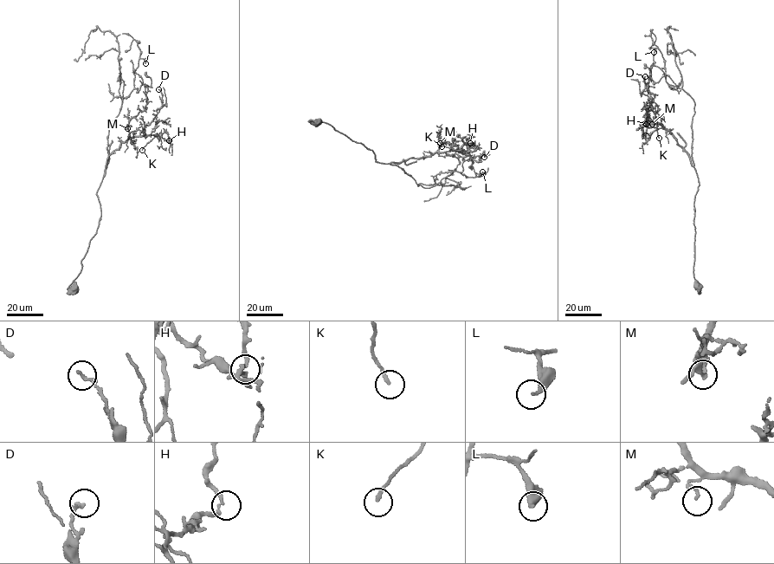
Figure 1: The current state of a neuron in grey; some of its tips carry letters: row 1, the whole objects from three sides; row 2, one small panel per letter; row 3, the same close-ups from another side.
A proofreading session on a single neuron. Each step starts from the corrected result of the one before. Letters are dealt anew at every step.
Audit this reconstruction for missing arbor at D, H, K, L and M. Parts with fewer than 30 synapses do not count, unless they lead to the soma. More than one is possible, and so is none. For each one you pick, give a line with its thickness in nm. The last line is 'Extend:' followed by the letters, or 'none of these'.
Extend: none of these

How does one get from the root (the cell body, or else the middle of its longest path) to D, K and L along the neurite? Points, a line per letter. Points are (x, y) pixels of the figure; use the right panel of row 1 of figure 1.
D: (699, 286), (693, 272), (698, 174), (688, 153), (661, 126), (654, 95), (645, 83), (645, 76)
K: (699, 286), (693, 272), (698, 174), (688, 153), (655, 120), (659, 138)
L: (699, 286), (693, 272), (699, 184), (692, 155), (694, 103), (666, 81), (663, 57), (658, 48), (654, 52)

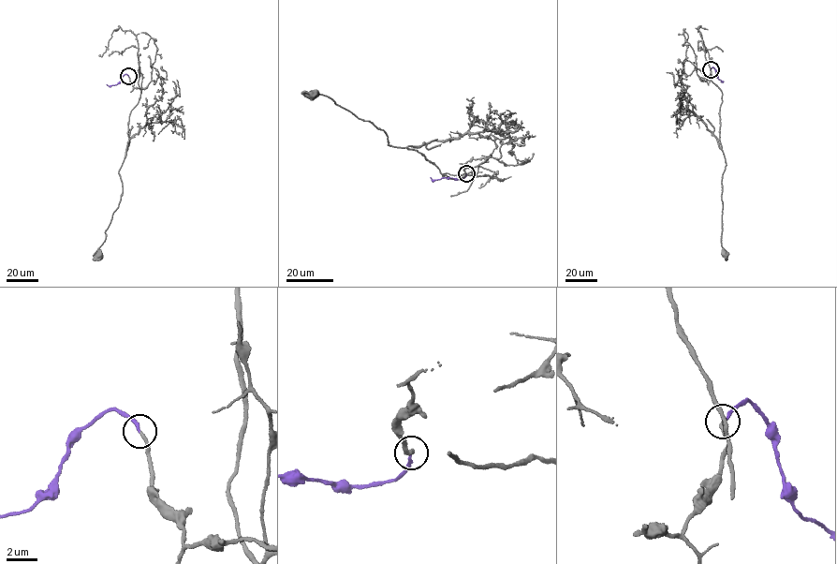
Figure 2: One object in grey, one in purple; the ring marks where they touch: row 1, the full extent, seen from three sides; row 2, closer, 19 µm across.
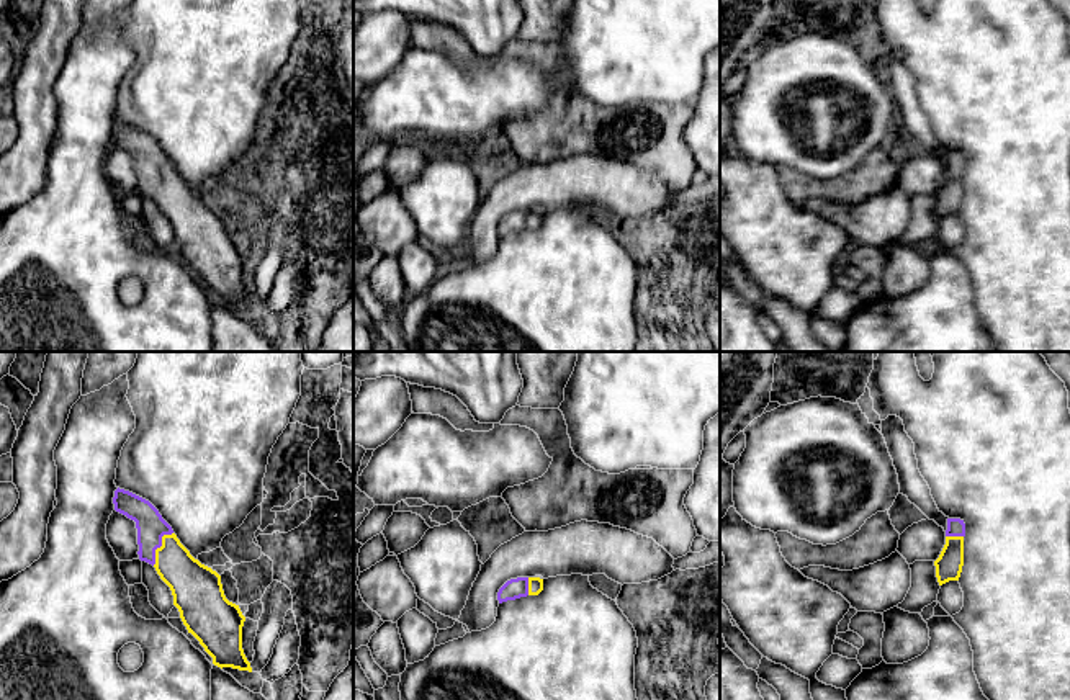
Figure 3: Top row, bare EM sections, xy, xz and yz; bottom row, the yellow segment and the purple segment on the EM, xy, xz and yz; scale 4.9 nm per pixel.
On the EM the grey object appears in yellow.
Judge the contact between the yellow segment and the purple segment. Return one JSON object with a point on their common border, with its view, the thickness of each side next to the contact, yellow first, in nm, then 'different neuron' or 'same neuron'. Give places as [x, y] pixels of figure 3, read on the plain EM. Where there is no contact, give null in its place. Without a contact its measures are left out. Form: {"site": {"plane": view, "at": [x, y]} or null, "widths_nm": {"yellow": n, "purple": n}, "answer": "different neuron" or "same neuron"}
{"site": {"plane": "xy", "at": [161, 180]}, "widths_nm": {"yellow": 220, "purple": 140}, "answer": "same neuron"}

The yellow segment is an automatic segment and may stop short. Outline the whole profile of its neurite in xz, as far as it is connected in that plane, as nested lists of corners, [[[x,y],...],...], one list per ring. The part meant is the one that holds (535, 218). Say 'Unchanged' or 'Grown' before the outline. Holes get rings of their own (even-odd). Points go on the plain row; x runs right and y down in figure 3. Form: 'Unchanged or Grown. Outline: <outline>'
Grown. Outline: [[[517,211],[507,214],[497,226],[499,237],[515,234],[527,229],[538,229],[543,224],[540,211]]]

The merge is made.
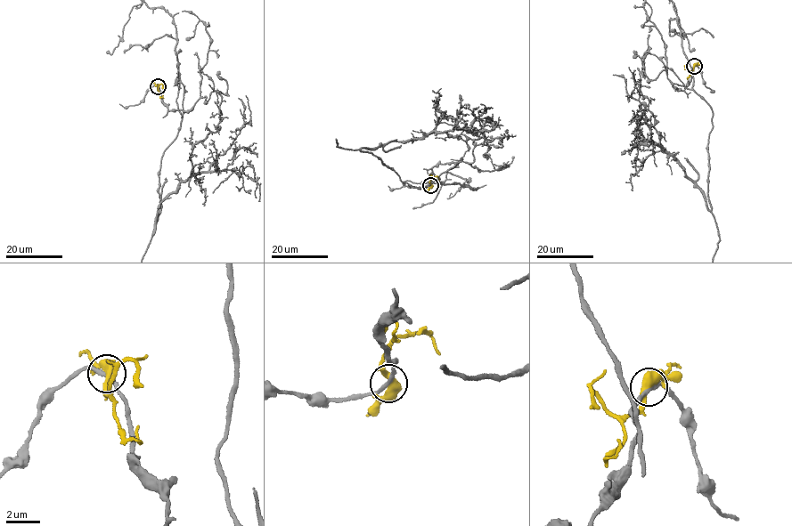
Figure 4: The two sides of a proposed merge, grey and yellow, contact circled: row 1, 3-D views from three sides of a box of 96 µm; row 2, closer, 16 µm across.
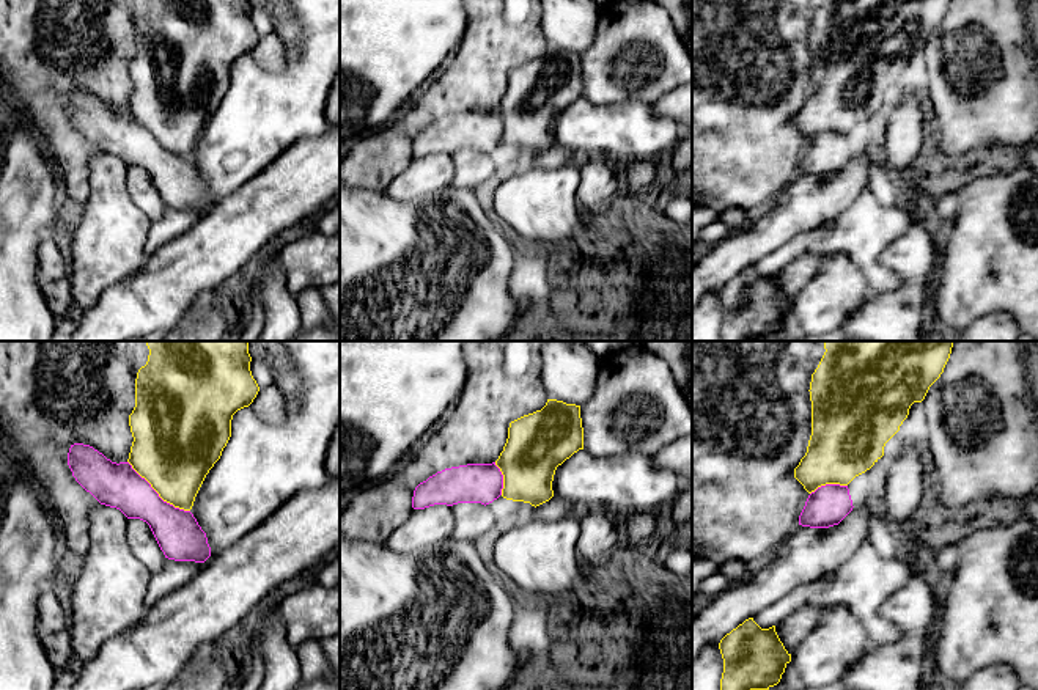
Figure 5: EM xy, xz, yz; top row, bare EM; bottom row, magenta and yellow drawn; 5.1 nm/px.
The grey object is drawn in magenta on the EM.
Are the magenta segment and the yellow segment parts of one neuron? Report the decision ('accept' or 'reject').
reject

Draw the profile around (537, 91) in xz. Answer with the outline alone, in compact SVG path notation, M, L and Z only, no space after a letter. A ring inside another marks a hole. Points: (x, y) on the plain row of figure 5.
M547 47L541 58L510 71L495 113L503 123L502 145L539 154L554 145L558 113L583 97L580 53Z

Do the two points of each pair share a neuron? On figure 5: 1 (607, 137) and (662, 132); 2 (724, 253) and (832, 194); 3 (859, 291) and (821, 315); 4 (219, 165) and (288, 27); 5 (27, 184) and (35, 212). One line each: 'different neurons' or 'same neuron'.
1: same neuron
2: same neuron
3: same neuron
4: same neuron
5: same neuron

